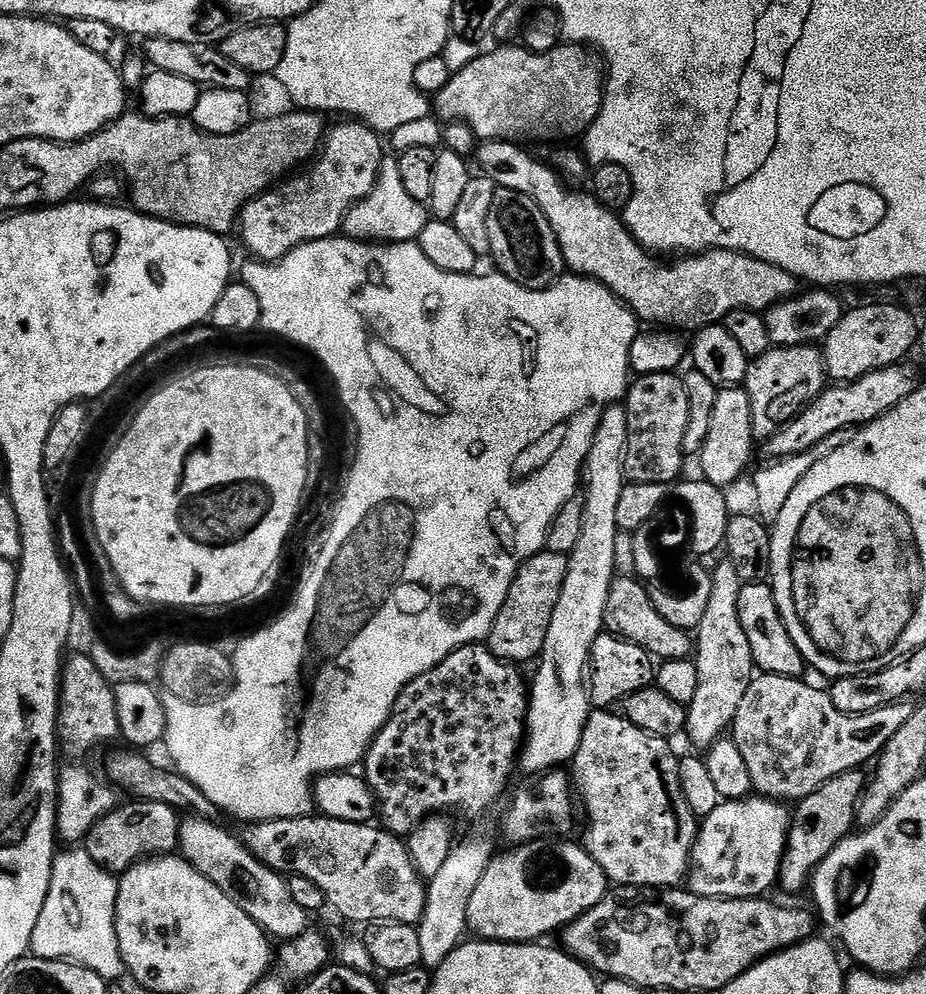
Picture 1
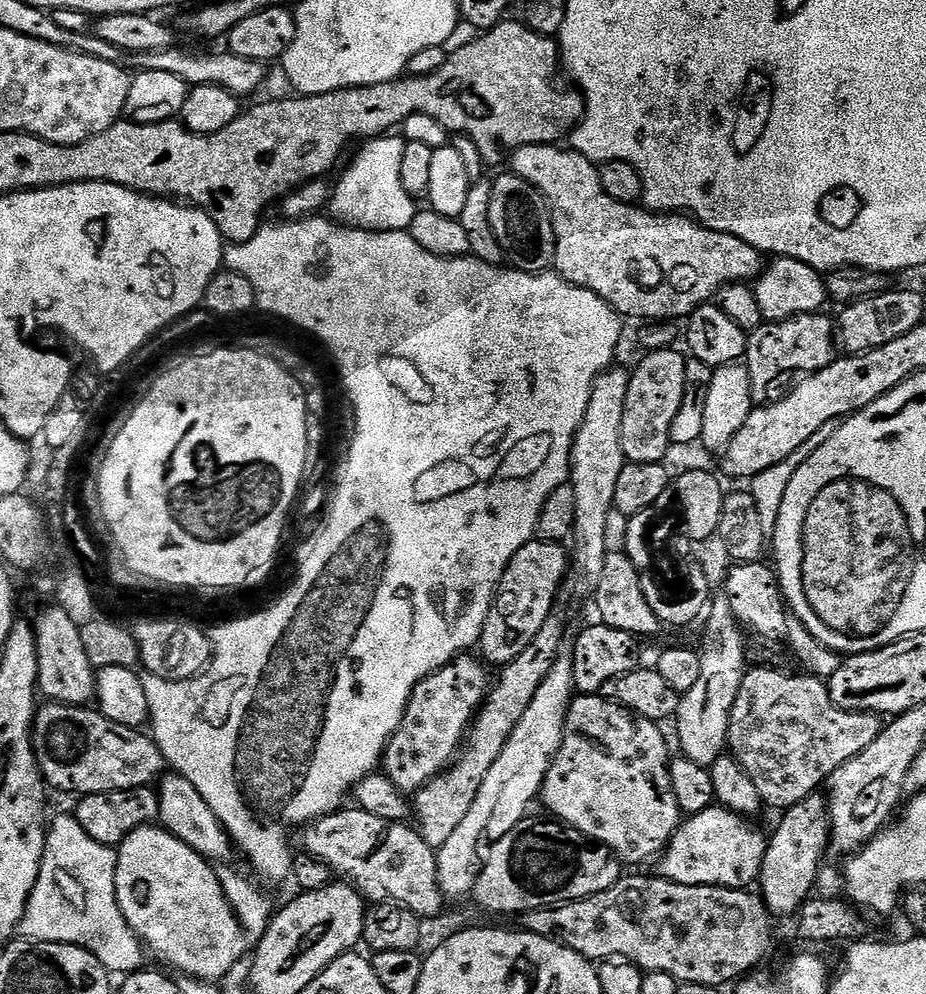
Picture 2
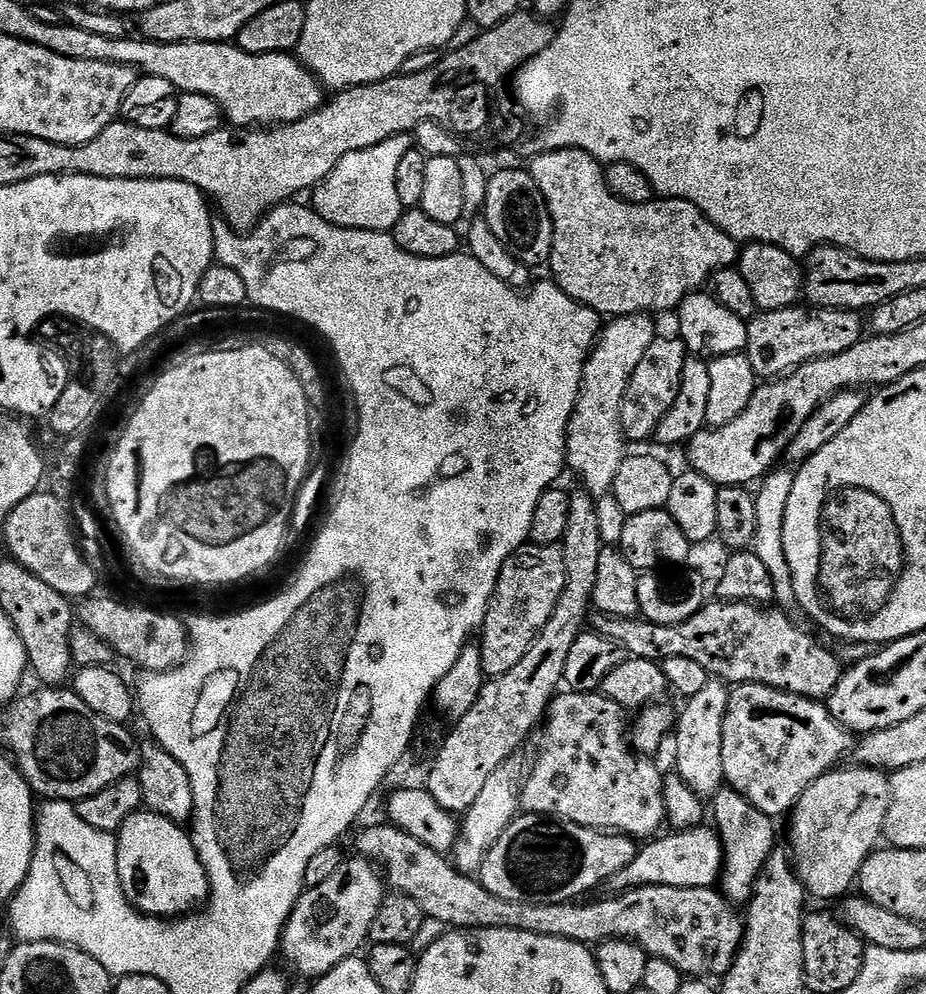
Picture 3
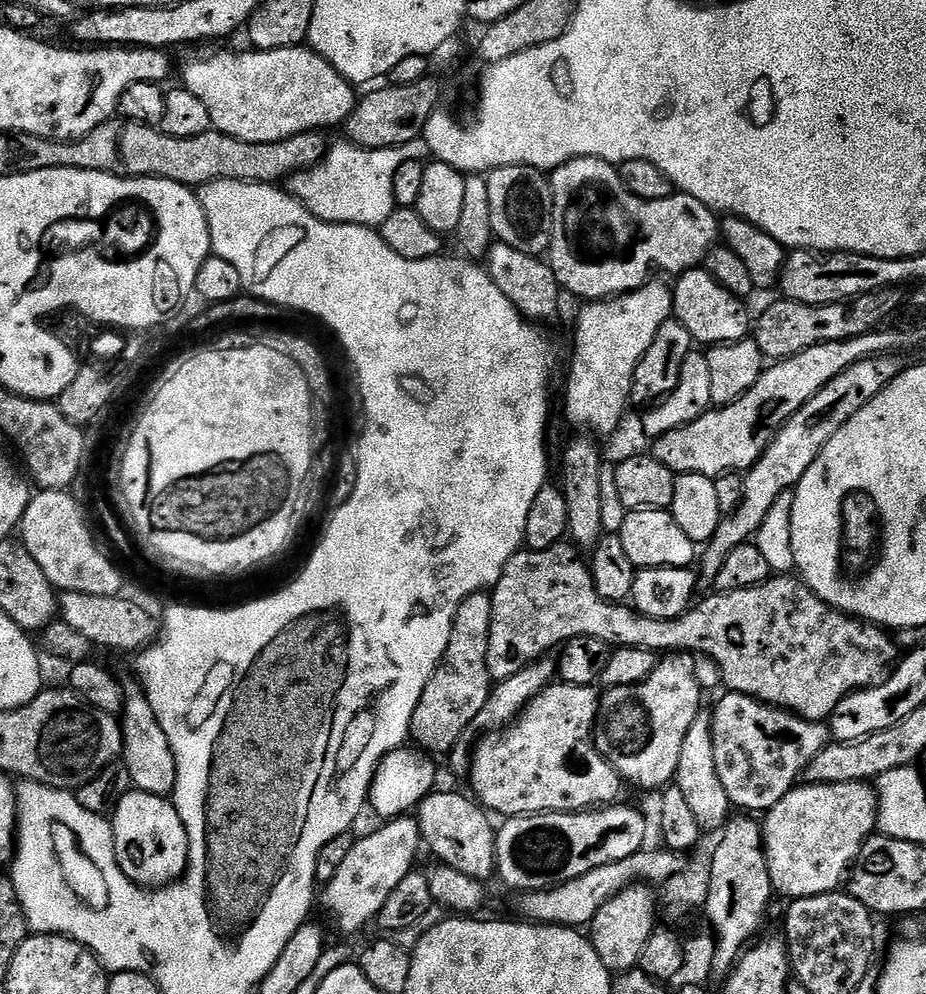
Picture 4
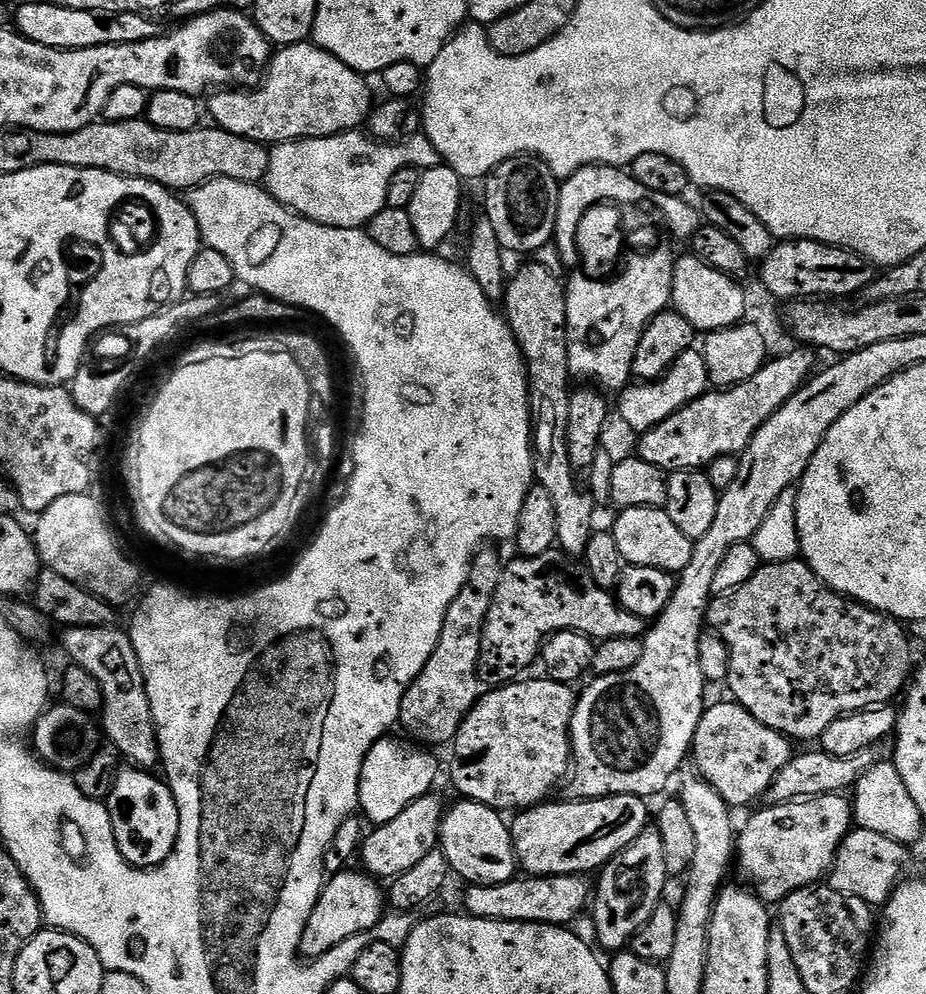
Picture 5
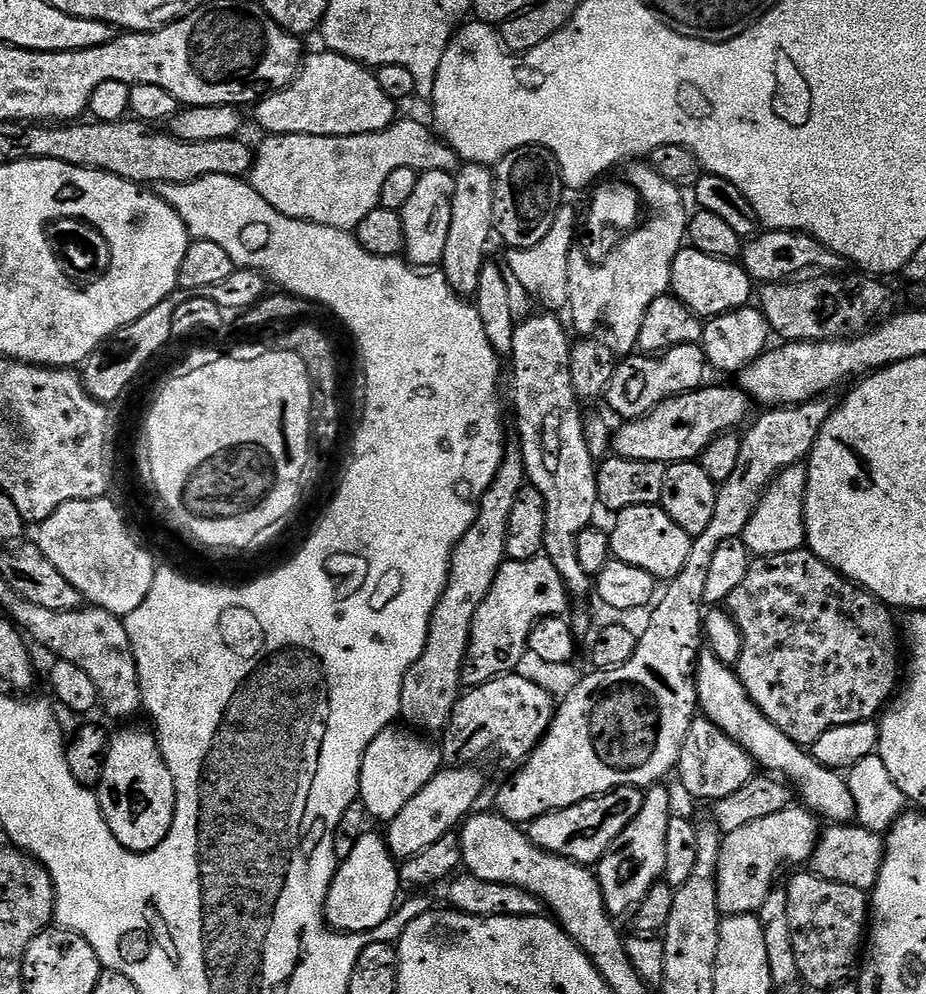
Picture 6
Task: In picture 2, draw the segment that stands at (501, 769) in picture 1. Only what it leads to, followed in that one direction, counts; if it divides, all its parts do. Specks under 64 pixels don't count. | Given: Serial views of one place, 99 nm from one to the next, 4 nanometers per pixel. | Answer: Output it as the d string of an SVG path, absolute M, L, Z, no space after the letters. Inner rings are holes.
M457 656L434 674L420 680L418 686L414 686L402 722L396 733L388 739L382 757L383 775L390 778L401 793L419 792L425 784L447 772L457 759L465 743L466 733L483 708L490 691L489 669L473 656Z

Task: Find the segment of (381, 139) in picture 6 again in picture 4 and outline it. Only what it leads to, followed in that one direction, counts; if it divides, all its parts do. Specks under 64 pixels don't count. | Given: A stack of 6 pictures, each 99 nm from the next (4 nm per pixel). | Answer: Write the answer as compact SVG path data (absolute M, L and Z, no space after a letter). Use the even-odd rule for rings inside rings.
M424 137L412 140L401 148L359 148L351 141L332 145L325 151L324 159L313 168L305 168L302 172L295 172L287 181L287 191L291 192L301 204L310 210L319 220L325 220L331 224L362 224L365 228L379 229L386 218L395 210L396 199L394 198L394 175L402 163L408 161L427 161L431 157L428 141Z

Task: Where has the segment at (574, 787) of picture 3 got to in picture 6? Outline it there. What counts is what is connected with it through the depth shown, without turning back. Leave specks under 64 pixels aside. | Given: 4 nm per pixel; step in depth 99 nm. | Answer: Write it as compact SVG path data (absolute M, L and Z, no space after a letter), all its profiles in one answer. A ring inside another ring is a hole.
M521 674L499 676L477 688L467 689L454 706L450 722L445 726L442 739L442 760L449 768L472 766L483 758L487 752L493 752L500 760L505 760L511 766L519 766L532 755L532 751L539 746L540 741L548 732L558 707L557 701L540 684L527 680Z

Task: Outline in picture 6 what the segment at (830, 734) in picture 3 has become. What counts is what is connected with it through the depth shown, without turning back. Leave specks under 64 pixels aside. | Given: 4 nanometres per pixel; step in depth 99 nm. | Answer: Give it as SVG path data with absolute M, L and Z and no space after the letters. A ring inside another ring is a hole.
M700 714L692 721L686 734L686 742L682 742L682 754L675 771L680 772L681 786L694 799L715 802L742 790L742 786L746 786L746 782L750 782L750 778L757 775L758 765L737 740L730 738L714 721Z

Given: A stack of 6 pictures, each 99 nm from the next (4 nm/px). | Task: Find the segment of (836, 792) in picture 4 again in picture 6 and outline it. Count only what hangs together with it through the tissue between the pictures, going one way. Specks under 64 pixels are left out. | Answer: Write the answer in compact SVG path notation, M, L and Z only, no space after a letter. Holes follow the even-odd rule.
M793 806L786 810L778 810L778 814L770 814L770 818L758 818L758 822L750 822L747 826L741 826L738 830L727 833L720 841L720 853L718 854L718 870L716 871L716 889L718 890L718 906L724 916L737 916L738 914L756 914L759 913L762 902L766 902L766 898L770 898L772 889L777 887L778 880L776 875L780 872L783 864L800 864L796 866L804 866L811 861L812 852L816 849L816 844L820 841L822 824L813 813L809 812L803 806Z

